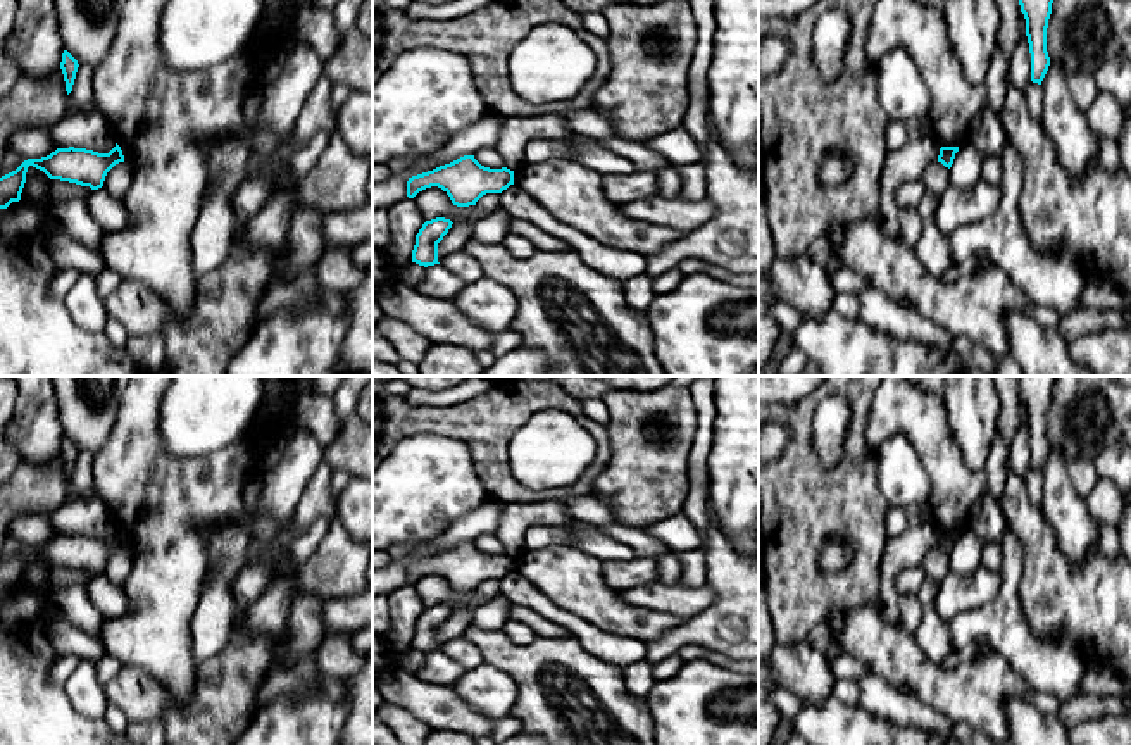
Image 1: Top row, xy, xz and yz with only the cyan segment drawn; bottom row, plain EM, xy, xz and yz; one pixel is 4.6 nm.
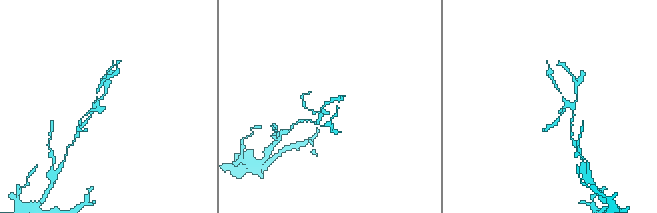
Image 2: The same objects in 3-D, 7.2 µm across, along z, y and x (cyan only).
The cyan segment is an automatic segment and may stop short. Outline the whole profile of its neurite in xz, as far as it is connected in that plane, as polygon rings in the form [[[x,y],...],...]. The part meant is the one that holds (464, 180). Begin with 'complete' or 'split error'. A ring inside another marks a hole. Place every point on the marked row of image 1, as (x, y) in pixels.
complete; [[[464,155],[450,164],[409,178],[407,197],[414,198],[419,191],[438,186],[457,207],[476,205],[486,193],[502,193],[514,185],[514,171],[490,169],[481,166],[474,155]]]

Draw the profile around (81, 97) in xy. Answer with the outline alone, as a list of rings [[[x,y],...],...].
[[[79,64],[72,91],[69,93],[71,110],[84,112],[95,103],[95,90],[91,86],[93,67]]]

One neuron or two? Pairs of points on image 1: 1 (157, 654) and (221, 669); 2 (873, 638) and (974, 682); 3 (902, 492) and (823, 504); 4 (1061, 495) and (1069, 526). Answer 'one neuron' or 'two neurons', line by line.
1: two neurons
2: one neuron
3: two neurons
4: one neuron

